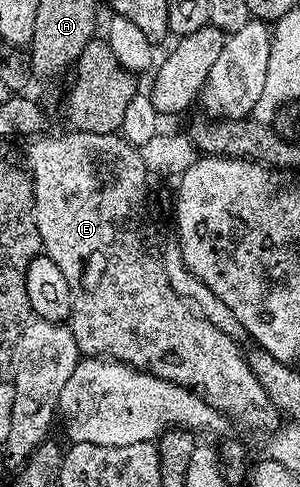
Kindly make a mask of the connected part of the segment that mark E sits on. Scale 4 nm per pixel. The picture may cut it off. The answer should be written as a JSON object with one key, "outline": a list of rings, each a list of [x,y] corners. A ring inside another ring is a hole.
{"outline":[[[68,130],[65,136],[48,135],[41,135],[29,143],[32,145],[28,148],[28,164],[26,163],[26,168],[32,177],[34,185],[32,193],[36,199],[36,221],[38,222],[38,234],[40,235],[43,251],[56,263],[58,270],[62,270],[62,274],[66,274],[66,282],[70,282],[70,298],[72,299],[70,327],[81,353],[85,357],[103,356],[110,360],[120,360],[123,364],[128,364],[132,368],[141,368],[144,372],[154,374],[163,380],[180,384],[183,388],[199,390],[204,399],[214,405],[219,412],[224,413],[233,421],[241,420],[248,428],[275,430],[281,427],[282,413],[266,396],[266,391],[262,390],[261,383],[258,382],[253,371],[250,370],[245,356],[245,349],[237,341],[232,340],[226,334],[222,334],[222,330],[218,330],[218,326],[210,326],[210,322],[206,322],[201,318],[192,305],[186,303],[182,298],[178,298],[178,294],[174,294],[174,289],[170,286],[170,281],[166,279],[164,261],[158,251],[158,244],[156,248],[155,242],[152,241],[152,228],[148,225],[148,208],[144,205],[148,200],[150,173],[146,166],[143,165],[142,158],[137,152],[137,145],[128,143],[122,135],[115,132],[110,134],[90,134],[89,132]]]}

